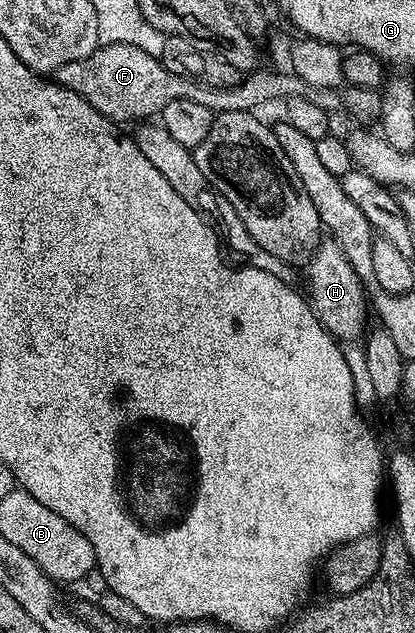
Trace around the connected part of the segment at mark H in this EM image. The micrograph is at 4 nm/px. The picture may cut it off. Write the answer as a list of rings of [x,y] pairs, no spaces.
[[[323,239],[318,243],[318,249],[311,259],[308,272],[310,272],[310,293],[308,300],[314,308],[318,322],[328,330],[339,342],[354,341],[367,332],[366,309],[368,313],[368,297],[364,292],[361,279],[352,271],[352,263],[340,251],[340,247],[333,239]]]

